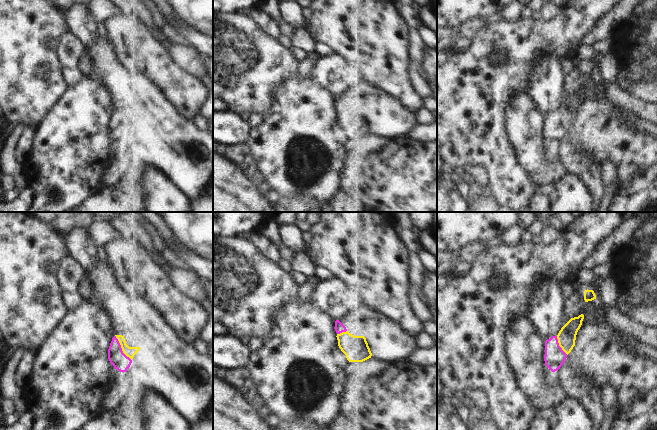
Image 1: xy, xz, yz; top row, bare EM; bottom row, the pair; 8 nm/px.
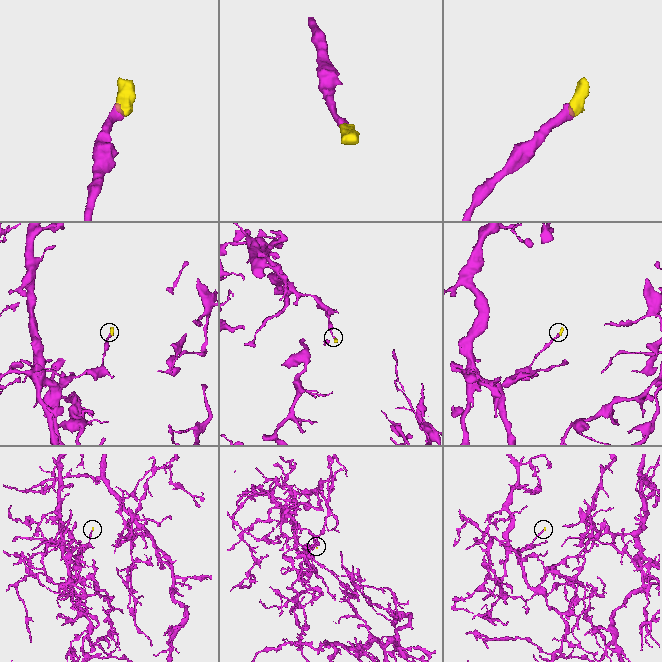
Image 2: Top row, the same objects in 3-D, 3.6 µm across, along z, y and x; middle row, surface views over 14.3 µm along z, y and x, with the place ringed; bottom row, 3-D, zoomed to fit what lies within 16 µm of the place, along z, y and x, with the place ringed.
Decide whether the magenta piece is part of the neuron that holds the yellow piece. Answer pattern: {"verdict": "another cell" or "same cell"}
{"verdict": "same cell"}

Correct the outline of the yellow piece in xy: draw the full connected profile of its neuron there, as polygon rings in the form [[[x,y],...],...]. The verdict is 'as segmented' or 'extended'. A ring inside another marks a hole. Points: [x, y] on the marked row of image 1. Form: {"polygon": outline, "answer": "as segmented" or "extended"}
{"polygon": [[[115,335],[112,338],[108,349],[110,363],[120,372],[126,372],[132,363],[134,355],[140,347],[129,347],[122,335]]], "answer": "extended"}

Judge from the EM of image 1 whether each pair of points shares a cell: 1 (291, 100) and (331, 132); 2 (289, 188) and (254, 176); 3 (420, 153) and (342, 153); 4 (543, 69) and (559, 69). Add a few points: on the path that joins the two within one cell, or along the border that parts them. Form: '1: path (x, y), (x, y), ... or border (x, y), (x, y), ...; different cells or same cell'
1: path (301, 110), (321, 130); same cell
2: border (253, 158), (267, 187); different cells
3: border (348, 155), (344, 159), (344, 168), (339, 177); different cells
4: path (547, 69), (555, 69); same cell

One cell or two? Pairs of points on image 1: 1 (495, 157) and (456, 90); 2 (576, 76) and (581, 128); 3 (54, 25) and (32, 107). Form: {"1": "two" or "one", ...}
{"1": "one", "2": "one", "3": "one"}

